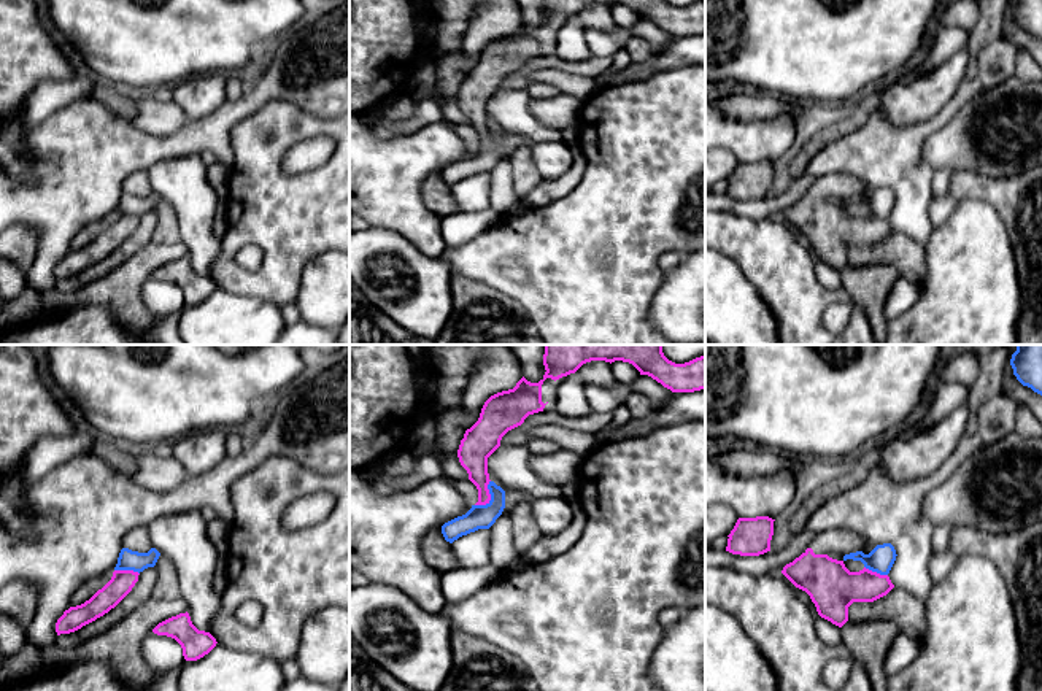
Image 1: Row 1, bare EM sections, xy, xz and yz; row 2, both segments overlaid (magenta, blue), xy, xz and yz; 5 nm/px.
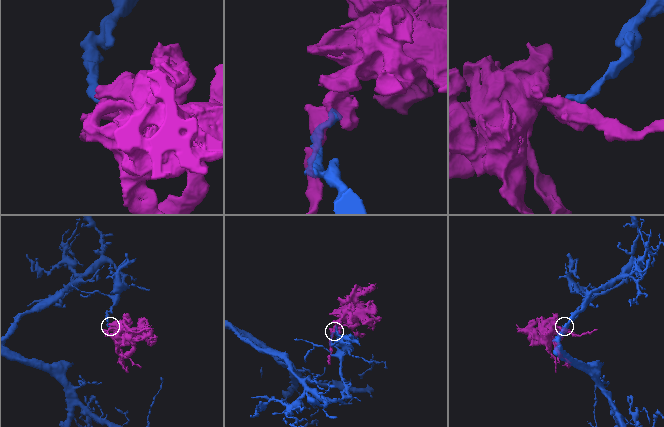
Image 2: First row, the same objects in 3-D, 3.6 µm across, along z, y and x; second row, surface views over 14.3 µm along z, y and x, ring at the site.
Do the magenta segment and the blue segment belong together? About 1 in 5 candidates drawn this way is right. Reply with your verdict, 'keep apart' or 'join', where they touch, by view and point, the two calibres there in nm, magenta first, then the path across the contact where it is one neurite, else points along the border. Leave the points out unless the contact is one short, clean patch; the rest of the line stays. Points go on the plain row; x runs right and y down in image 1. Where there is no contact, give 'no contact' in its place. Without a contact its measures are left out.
keep apart; meets magenta in xz at (490, 142); 160 nm thick on the magenta side, 130 nm on the other; border along xz (490, 124), (490, 143), (485, 148), (475, 150)

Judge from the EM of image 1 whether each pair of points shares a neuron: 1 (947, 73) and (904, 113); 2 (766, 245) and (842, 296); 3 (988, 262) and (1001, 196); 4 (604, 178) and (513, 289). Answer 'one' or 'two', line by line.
1: one
2: one
3: two
4: one

